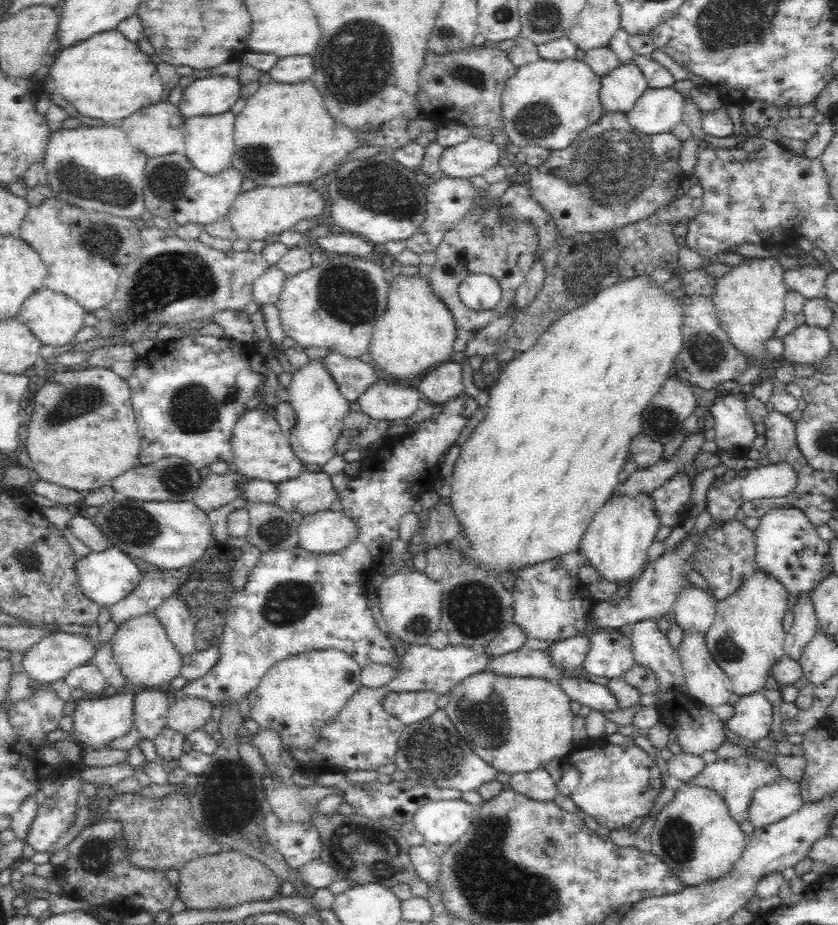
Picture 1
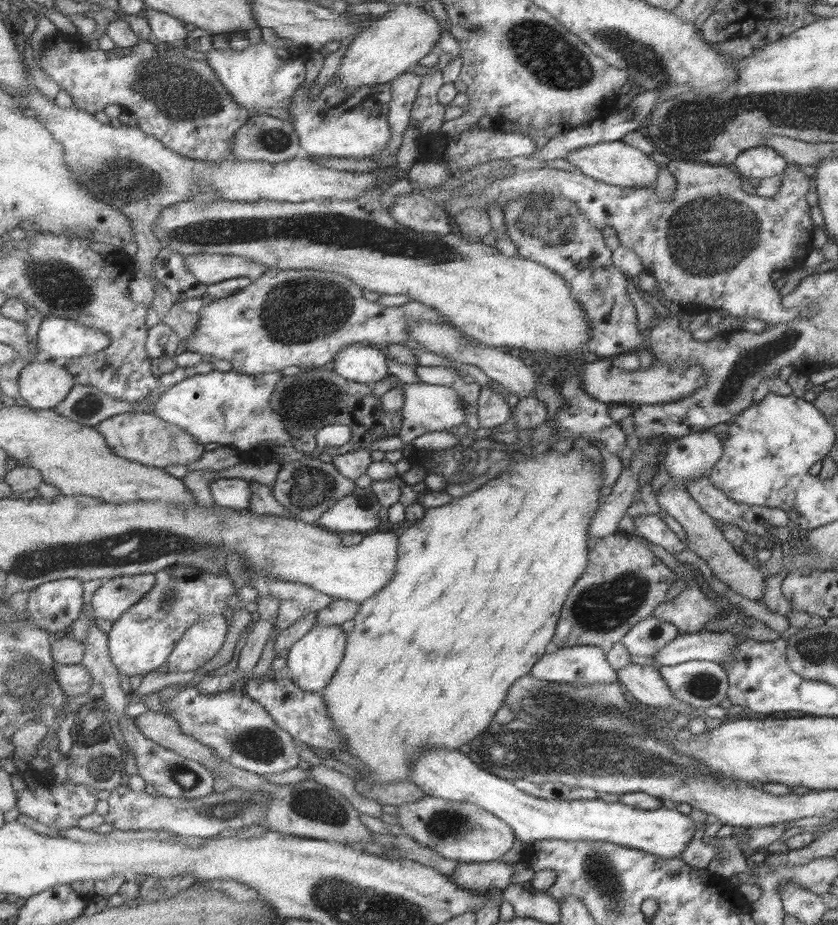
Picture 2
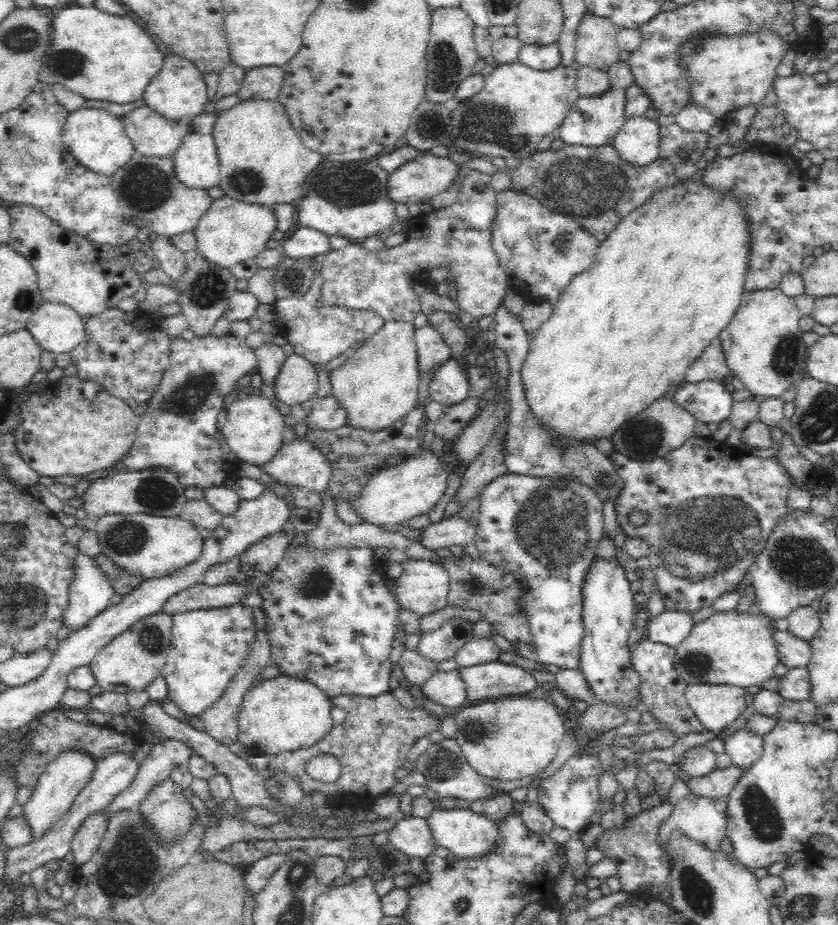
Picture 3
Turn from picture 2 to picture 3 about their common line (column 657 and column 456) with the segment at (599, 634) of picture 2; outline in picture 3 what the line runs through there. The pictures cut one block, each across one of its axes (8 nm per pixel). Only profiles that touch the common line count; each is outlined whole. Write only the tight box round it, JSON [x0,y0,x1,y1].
[303,490,533,644]

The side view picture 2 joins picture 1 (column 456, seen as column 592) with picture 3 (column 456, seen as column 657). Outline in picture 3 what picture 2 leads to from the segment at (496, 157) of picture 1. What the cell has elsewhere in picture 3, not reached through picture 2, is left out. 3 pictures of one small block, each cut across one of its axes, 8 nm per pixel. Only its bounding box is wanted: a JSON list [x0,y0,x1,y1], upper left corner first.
[388,154,460,205]

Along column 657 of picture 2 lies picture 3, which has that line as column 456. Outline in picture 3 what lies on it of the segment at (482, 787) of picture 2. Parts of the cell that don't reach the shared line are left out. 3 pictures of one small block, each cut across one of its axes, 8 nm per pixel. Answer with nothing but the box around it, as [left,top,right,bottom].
[426,808,500,859]

